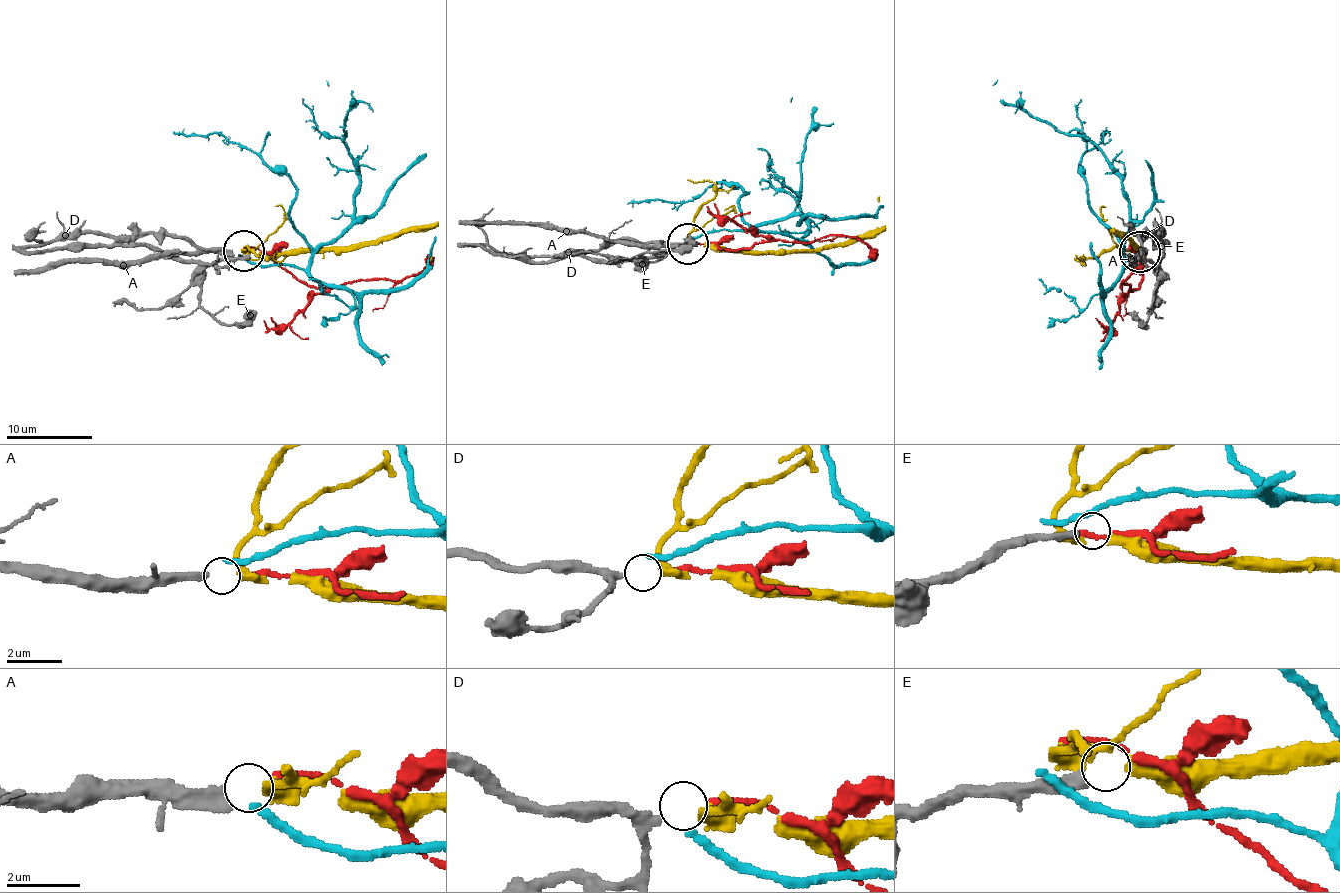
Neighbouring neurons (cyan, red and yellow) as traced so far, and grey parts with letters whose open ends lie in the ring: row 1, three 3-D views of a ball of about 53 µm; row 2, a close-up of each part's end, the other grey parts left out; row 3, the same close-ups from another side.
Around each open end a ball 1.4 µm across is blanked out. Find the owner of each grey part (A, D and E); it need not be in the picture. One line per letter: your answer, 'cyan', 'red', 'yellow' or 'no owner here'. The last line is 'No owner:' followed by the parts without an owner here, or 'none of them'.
A: yellow
D: red
E: no owner here
No owner: E

